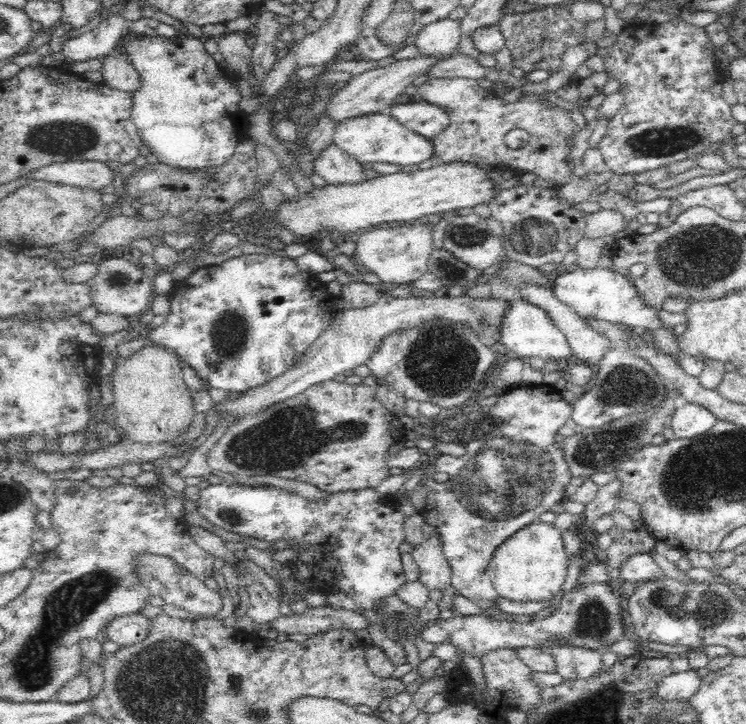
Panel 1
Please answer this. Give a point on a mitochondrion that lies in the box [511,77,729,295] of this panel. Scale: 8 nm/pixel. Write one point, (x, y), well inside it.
(666, 140)

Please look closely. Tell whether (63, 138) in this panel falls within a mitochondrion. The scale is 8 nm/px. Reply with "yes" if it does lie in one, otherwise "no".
yes

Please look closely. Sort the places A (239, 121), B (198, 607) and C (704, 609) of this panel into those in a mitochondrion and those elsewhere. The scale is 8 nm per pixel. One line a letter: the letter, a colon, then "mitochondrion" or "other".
A: other
B: other
C: mitochondrion

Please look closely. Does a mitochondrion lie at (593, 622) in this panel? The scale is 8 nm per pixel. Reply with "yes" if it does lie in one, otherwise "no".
yes

